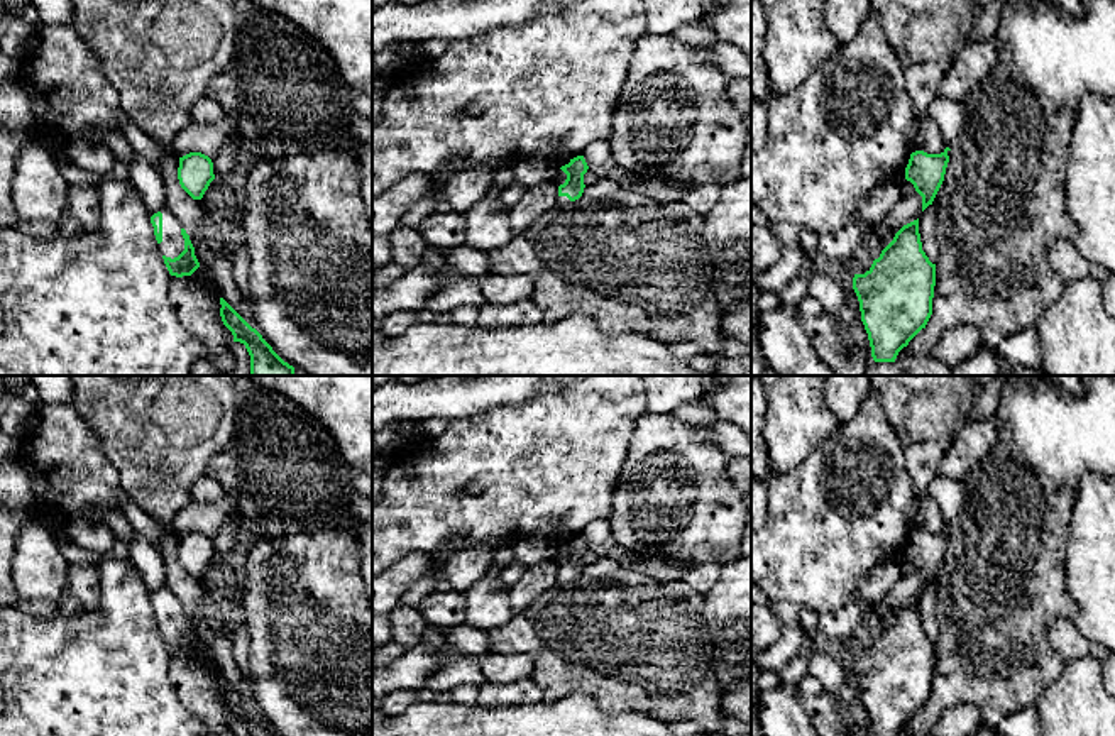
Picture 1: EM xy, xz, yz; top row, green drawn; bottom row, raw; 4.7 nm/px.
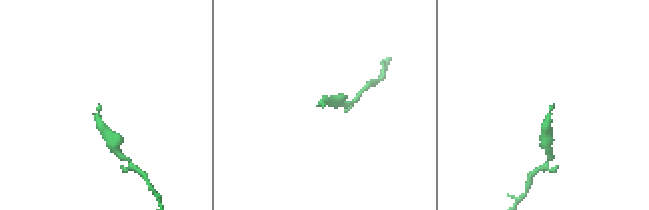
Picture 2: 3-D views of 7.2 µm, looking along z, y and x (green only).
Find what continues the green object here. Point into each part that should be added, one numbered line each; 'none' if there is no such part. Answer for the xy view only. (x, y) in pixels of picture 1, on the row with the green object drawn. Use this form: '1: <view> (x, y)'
1: xy (173, 244)

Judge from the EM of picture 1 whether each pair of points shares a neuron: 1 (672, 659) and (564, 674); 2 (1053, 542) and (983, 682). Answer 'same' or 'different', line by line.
1: same
2: same

